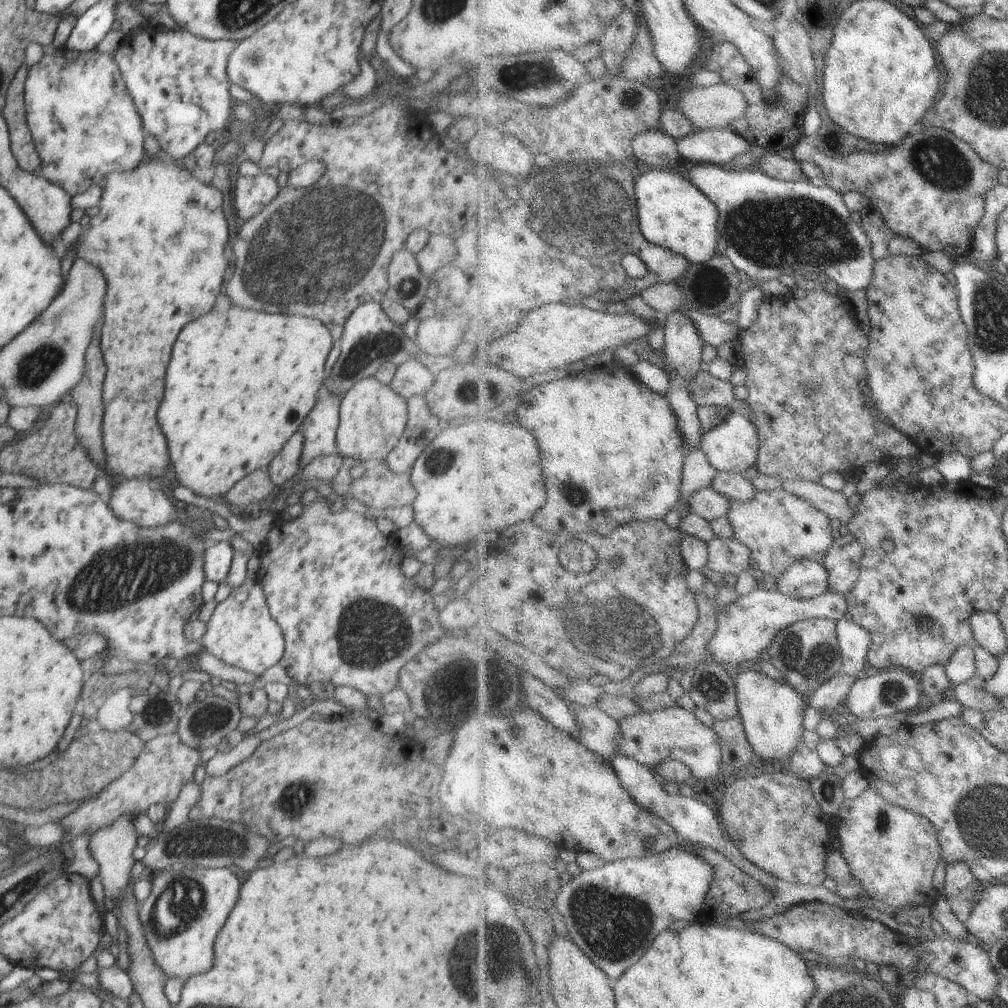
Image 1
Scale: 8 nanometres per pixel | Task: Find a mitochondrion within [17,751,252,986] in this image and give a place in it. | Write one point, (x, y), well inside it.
(185, 901)

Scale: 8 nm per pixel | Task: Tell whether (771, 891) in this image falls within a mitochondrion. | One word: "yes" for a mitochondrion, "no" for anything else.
no

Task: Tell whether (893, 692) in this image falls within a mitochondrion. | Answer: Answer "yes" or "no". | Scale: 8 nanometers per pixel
yes

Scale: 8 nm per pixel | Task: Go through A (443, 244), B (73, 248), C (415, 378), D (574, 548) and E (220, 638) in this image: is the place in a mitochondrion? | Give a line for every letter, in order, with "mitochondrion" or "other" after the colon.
A: other
B: other
C: other
D: other
E: other

